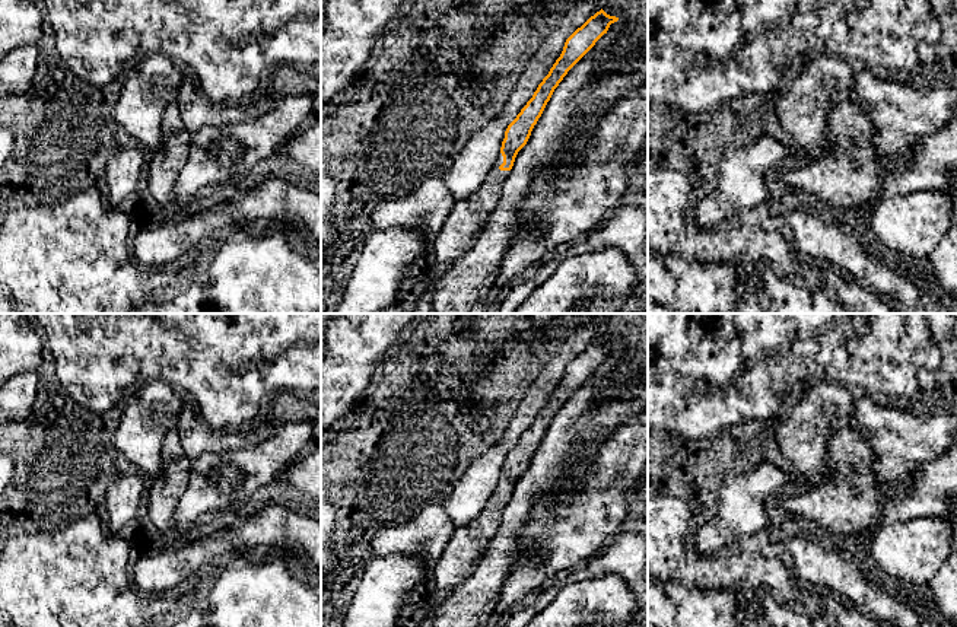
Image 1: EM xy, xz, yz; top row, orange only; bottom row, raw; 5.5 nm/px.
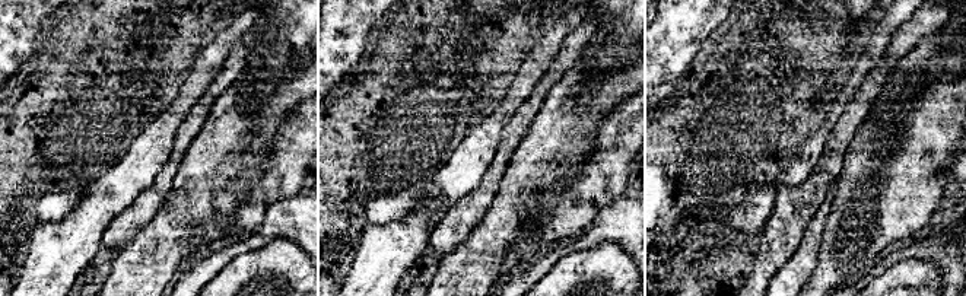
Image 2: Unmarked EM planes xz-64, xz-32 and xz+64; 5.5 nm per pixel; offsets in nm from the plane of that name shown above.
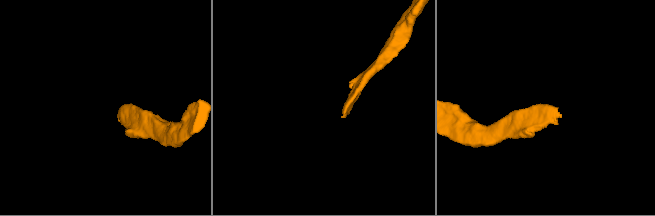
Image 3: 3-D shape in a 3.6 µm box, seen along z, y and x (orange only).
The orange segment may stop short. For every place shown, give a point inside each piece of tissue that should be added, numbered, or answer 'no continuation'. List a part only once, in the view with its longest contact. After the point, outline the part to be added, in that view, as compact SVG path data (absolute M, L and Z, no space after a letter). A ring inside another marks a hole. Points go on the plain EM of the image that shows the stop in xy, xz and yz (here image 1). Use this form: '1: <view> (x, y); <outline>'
1: xz (467, 544); M499 480L483 512L465 526L454 529L442 556L430 570L436 591L435 604L411 627L432 627L436 608L443 602L445 596L474 572L477 560L497 532L502 522L502 512L509 503L511 497L499 496L502 490L503 483Z

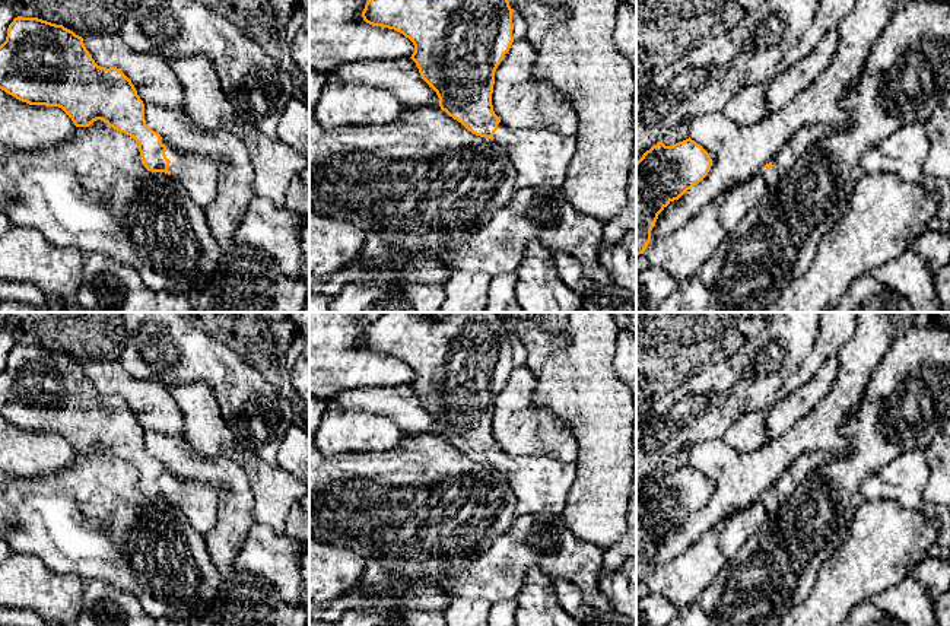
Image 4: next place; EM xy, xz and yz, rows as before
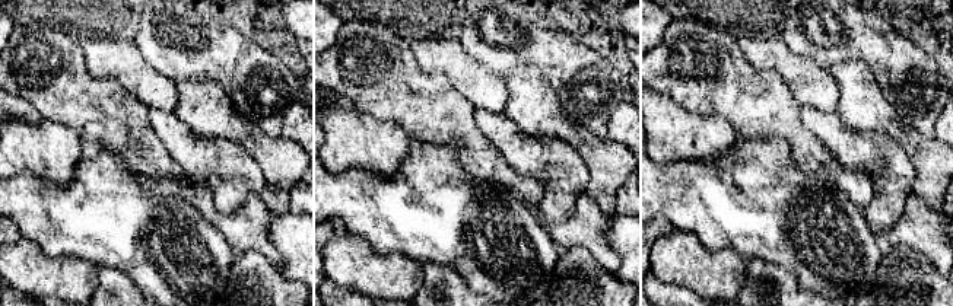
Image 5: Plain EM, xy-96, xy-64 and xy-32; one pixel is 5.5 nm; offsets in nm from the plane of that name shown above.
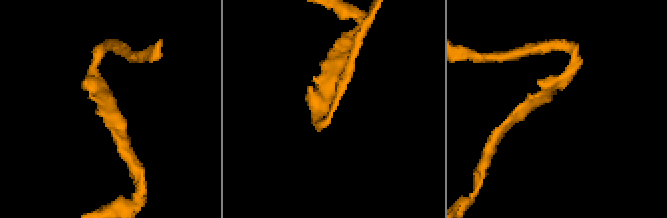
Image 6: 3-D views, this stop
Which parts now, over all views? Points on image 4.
1: xy (199, 501); M165 465L161 467L166 473L166 484L171 487L168 498L185 515L190 524L201 534L207 534L216 524L219 495L222 486L212 486L206 482L184 482L172 474Z

